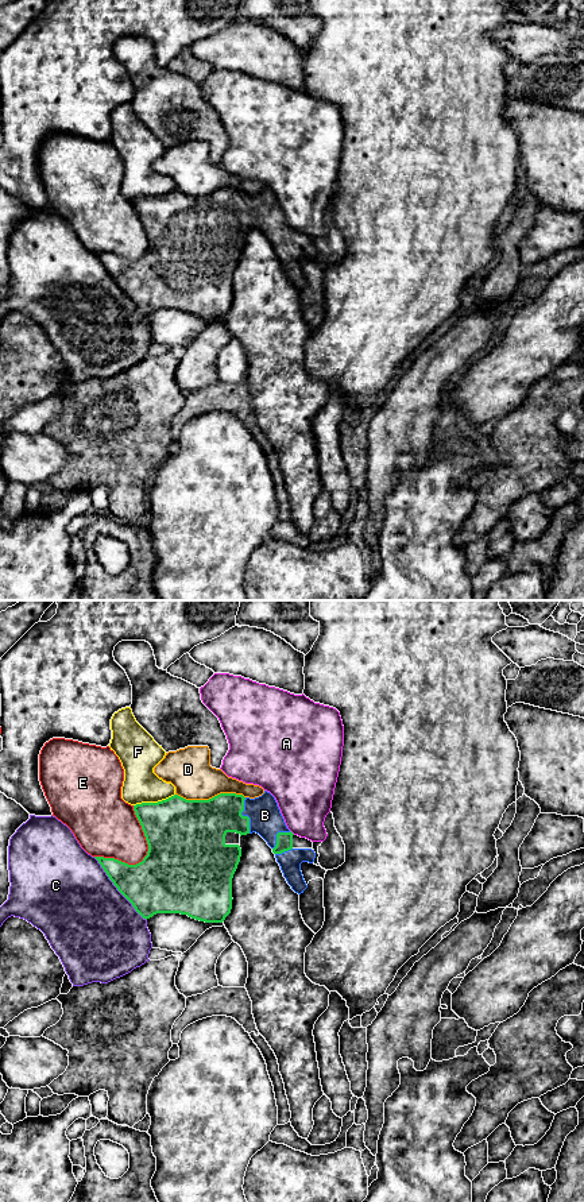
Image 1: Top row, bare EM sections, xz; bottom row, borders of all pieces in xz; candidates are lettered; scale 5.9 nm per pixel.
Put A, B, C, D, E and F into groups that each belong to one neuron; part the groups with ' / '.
A / B / C / D / E / F

